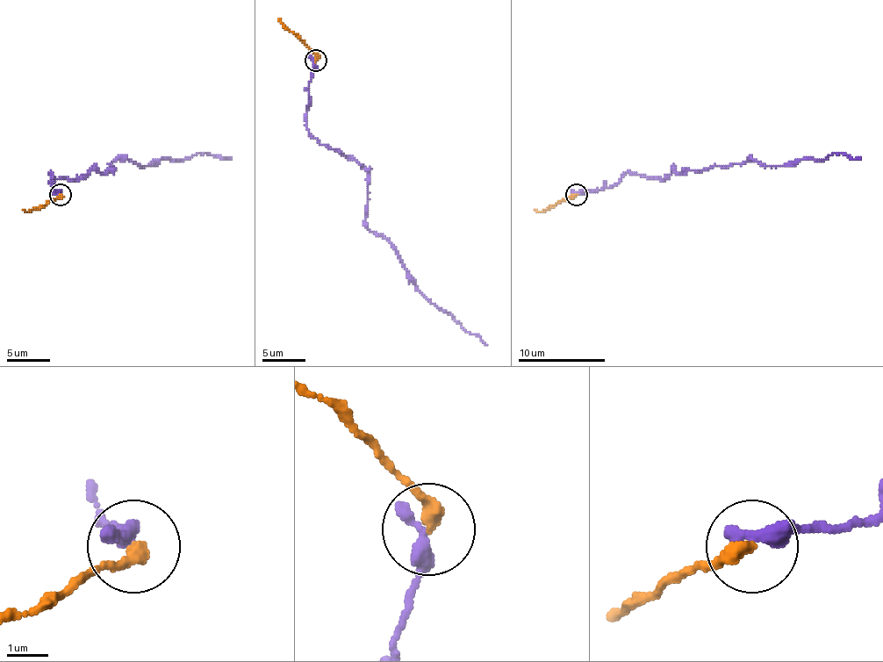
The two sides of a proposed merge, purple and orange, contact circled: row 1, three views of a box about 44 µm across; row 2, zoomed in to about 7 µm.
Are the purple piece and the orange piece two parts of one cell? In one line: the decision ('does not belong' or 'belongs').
belongs

